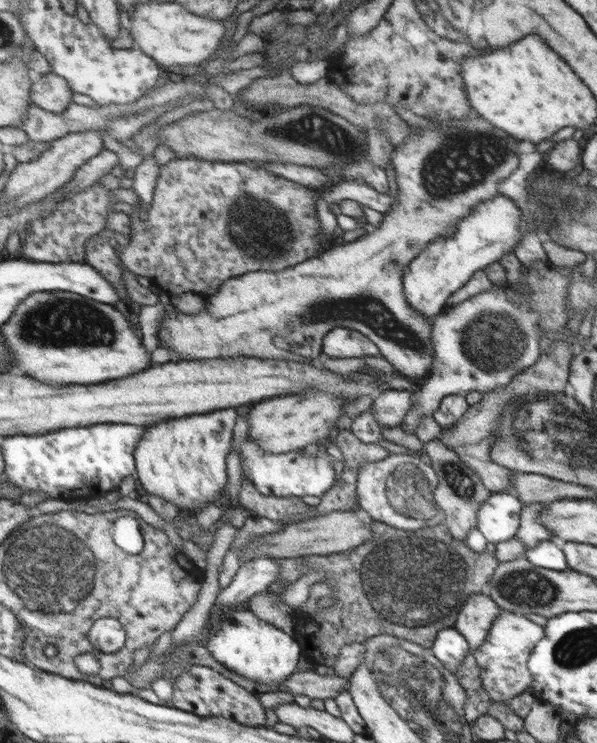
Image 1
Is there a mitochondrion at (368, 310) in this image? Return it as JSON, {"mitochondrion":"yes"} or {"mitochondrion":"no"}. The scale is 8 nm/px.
{"mitochondrion":"yes"}

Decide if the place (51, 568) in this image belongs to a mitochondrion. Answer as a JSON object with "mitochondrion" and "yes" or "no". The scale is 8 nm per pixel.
{"mitochondrion":"yes"}

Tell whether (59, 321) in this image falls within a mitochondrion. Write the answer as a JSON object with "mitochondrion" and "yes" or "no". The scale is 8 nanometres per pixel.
{"mitochondrion":"yes"}

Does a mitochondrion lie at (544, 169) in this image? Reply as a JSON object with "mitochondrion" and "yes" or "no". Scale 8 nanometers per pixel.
{"mitochondrion":"no"}

